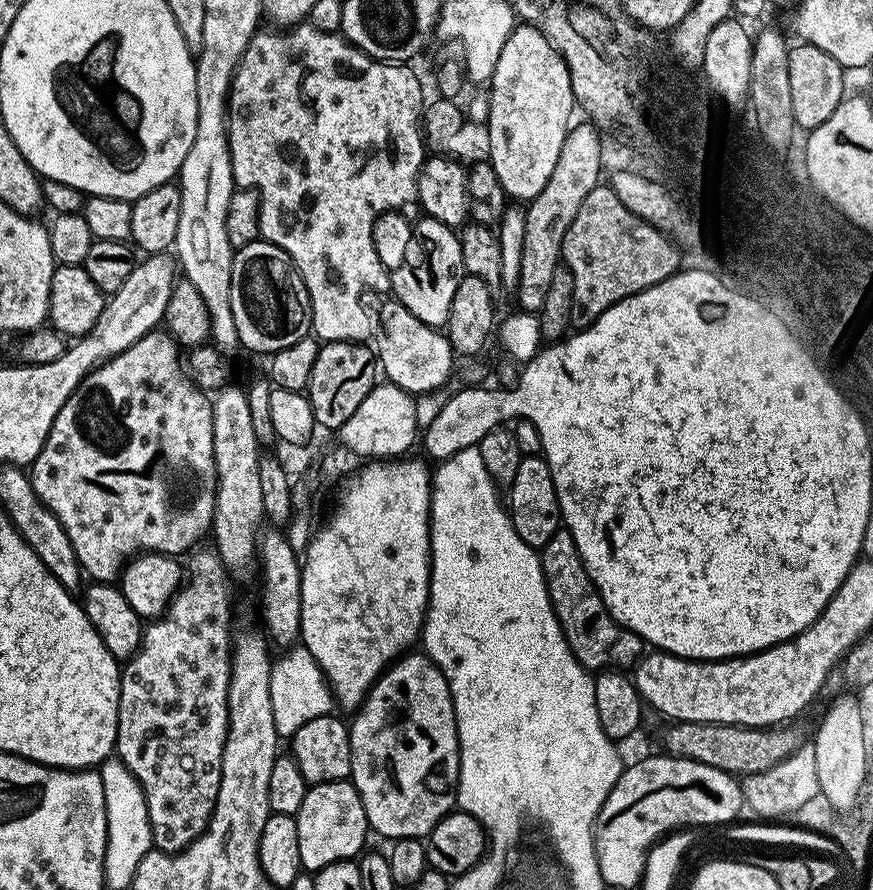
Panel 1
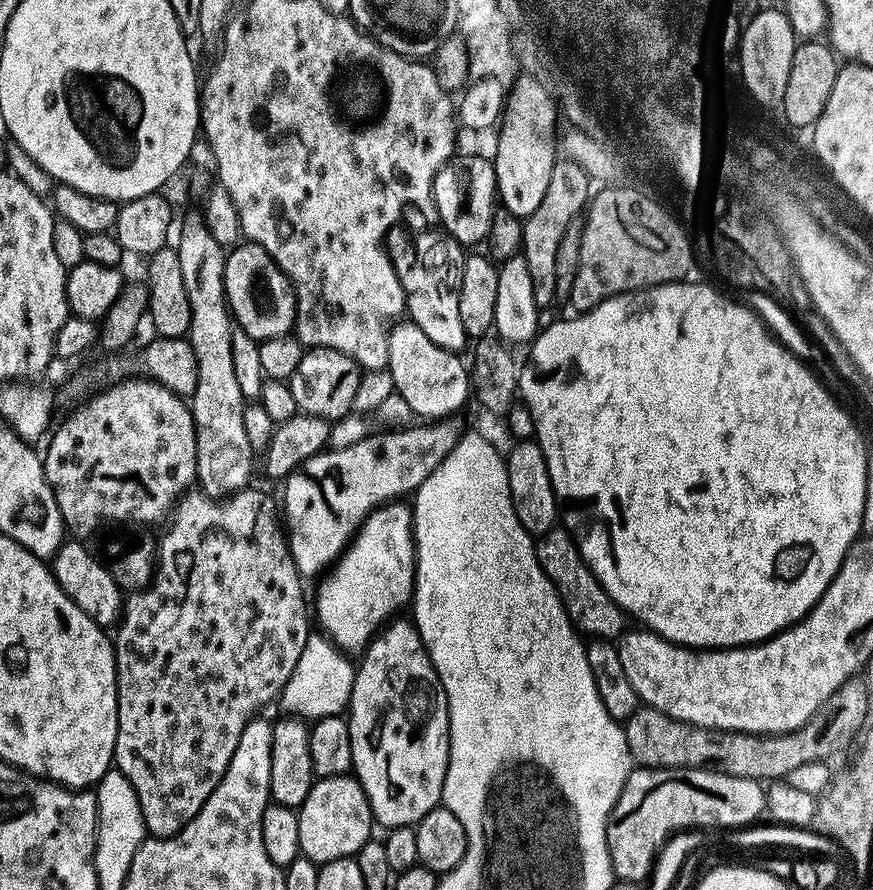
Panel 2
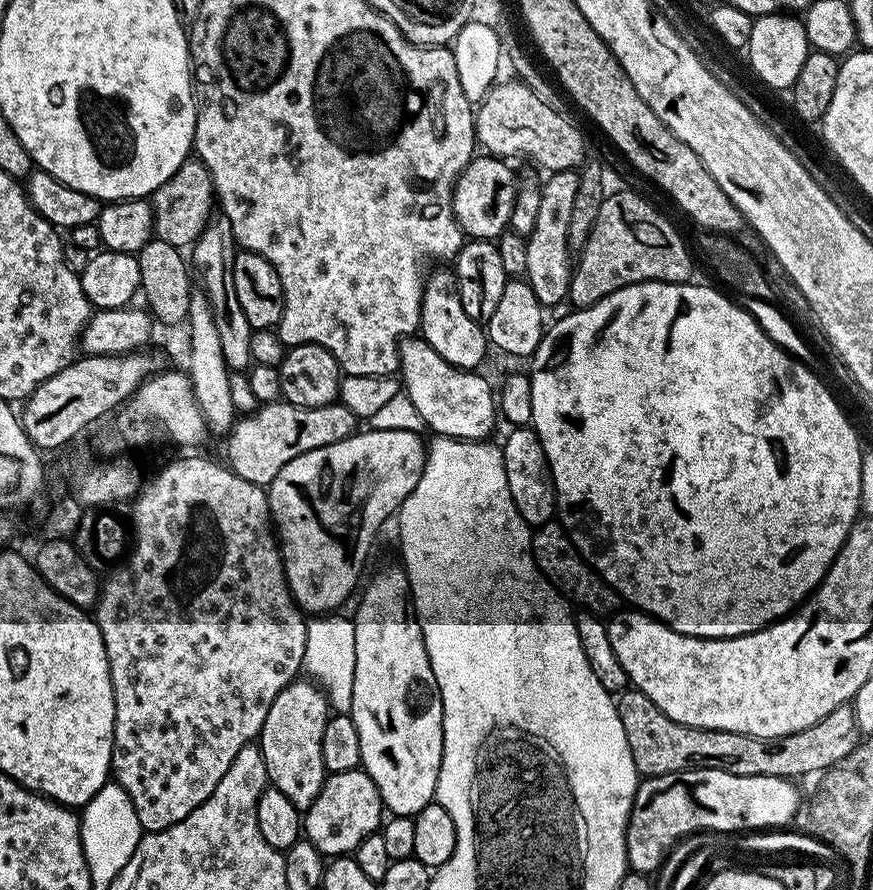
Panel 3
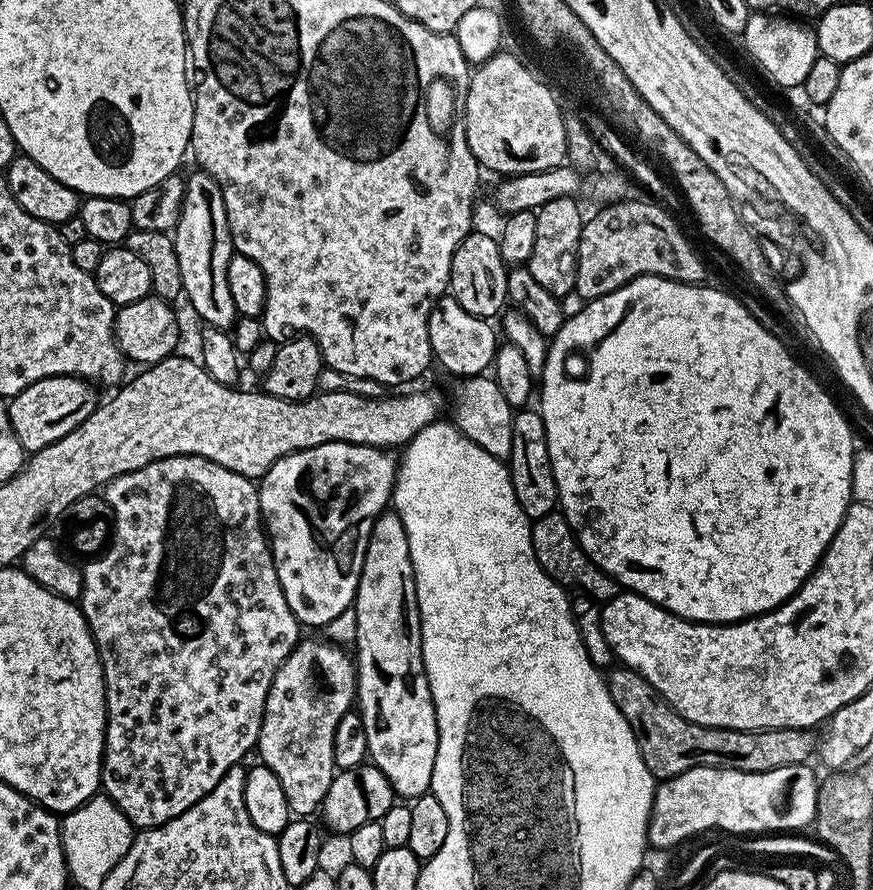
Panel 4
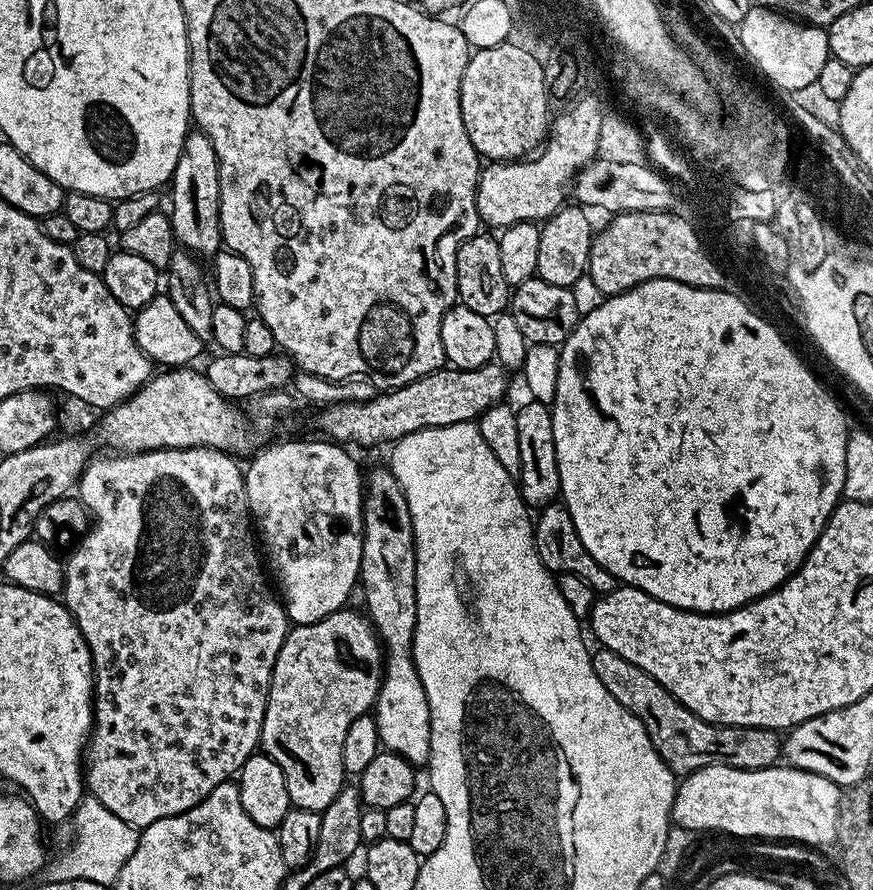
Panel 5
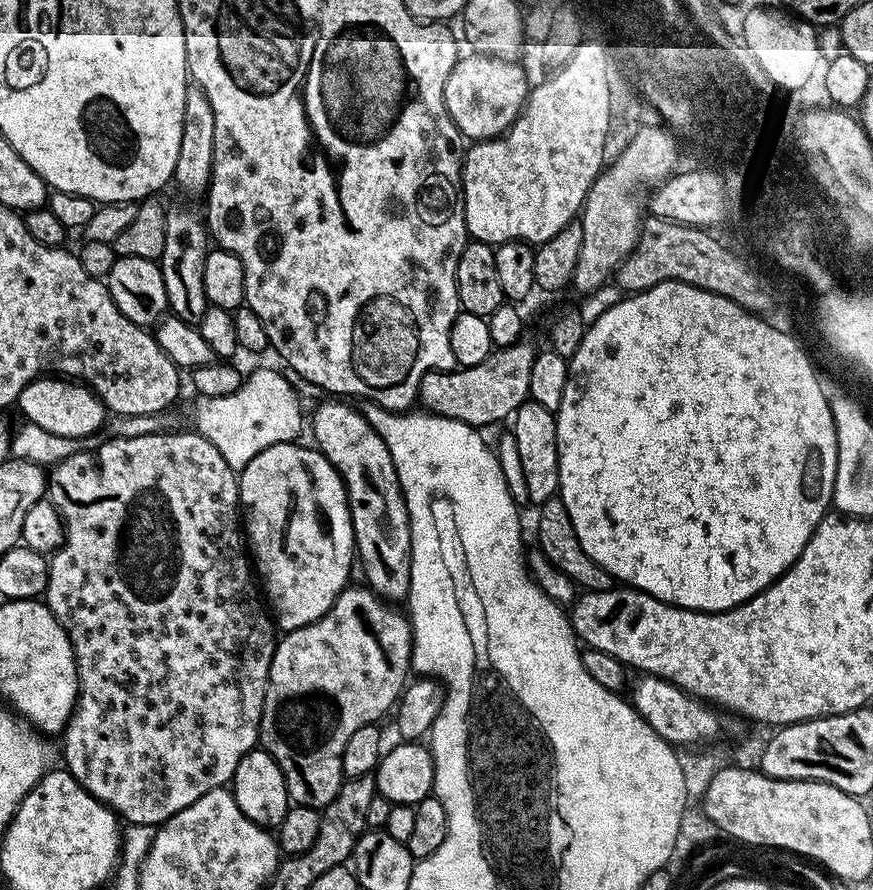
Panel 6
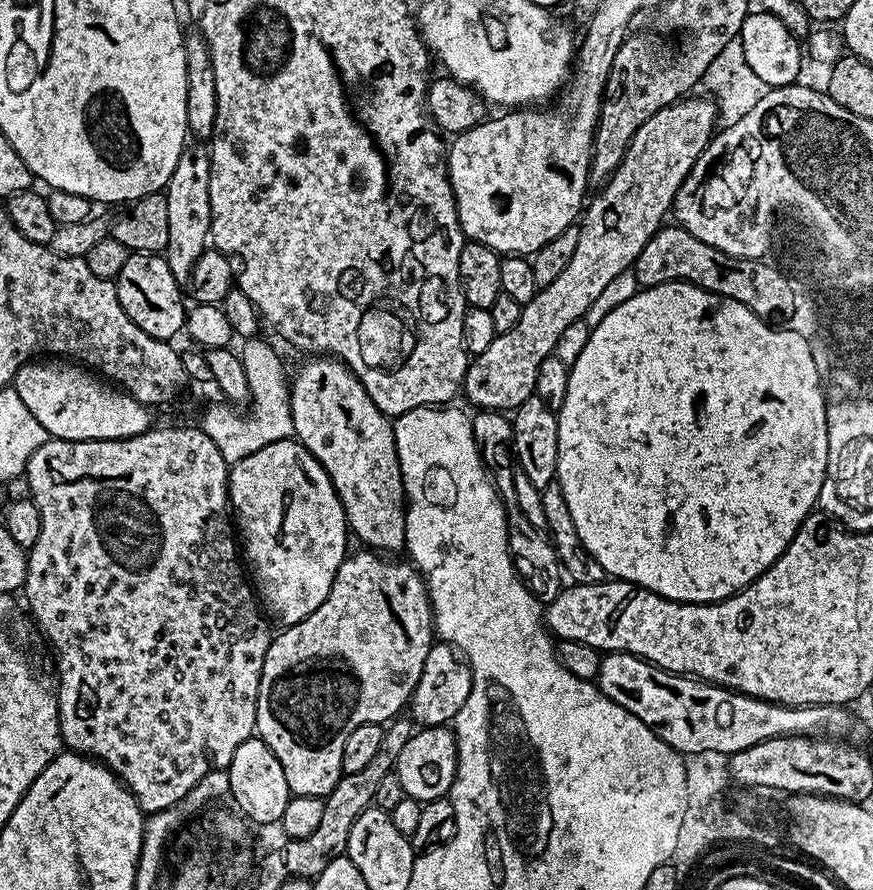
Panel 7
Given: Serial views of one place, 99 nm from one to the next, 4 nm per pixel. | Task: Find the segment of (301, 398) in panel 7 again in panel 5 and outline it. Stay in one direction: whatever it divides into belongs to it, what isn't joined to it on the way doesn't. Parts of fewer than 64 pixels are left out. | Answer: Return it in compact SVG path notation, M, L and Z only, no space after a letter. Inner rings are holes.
M387 467L376 468L367 473L364 489L364 541L360 559L359 583L364 584L364 604L366 615L376 629L382 645L383 668L380 677L380 689L376 695L374 715L380 743L389 752L396 752L403 760L413 766L420 766L427 761L430 750L430 706L426 690L418 678L416 663L412 660L412 639L416 629L416 546L412 538L412 519L402 486Z

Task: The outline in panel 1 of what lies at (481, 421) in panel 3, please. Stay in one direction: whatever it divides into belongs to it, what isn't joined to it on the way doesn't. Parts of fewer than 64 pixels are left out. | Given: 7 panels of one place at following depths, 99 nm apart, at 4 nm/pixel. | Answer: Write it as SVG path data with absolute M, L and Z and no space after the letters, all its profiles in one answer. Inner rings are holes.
M389 298L381 306L375 340L374 351L383 375L384 372L388 375L385 376L387 383L396 384L411 394L435 392L449 383L448 375L452 376L454 372L452 343L441 329L432 328L426 322L414 318L414 314L410 314L410 310L406 310L399 300Z

